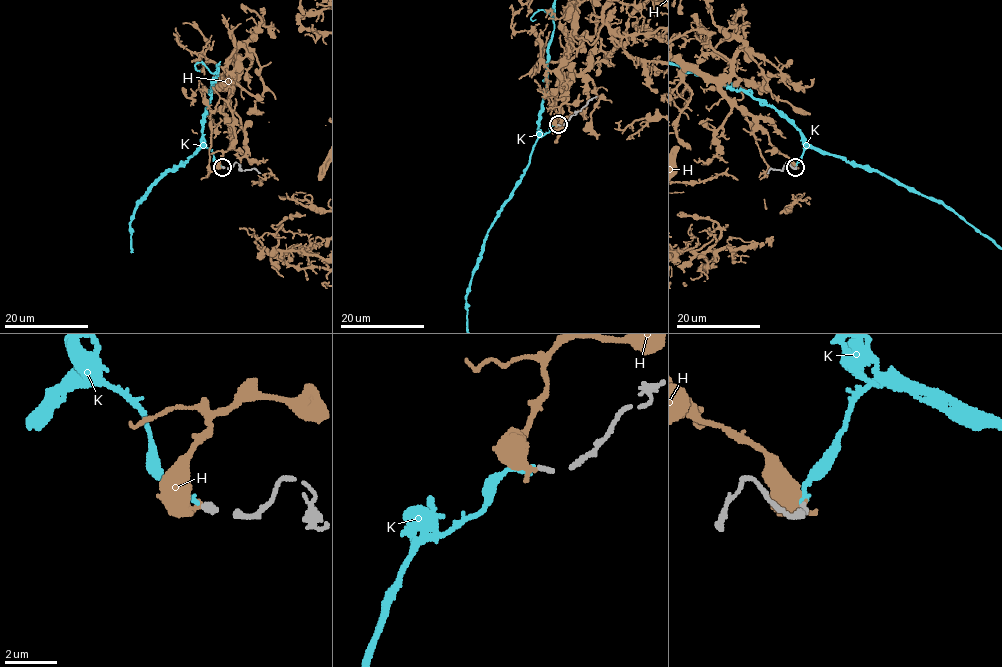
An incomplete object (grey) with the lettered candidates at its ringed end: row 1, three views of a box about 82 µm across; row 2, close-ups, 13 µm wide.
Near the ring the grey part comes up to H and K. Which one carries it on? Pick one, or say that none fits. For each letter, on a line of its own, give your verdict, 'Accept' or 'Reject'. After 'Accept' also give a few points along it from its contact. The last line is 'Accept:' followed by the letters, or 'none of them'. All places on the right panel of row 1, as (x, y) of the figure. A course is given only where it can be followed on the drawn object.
H: Reject
K: Accept
Accept: K

